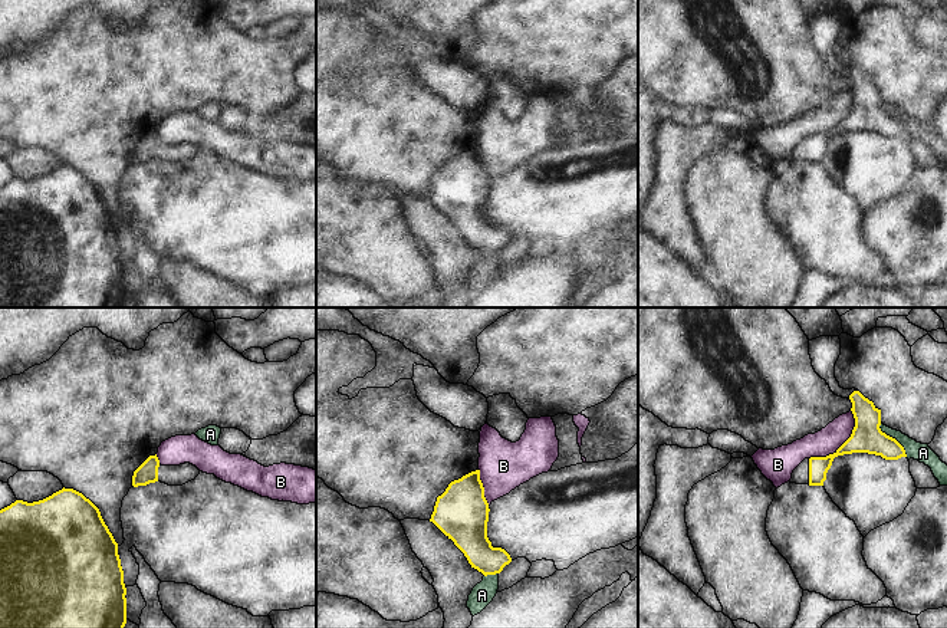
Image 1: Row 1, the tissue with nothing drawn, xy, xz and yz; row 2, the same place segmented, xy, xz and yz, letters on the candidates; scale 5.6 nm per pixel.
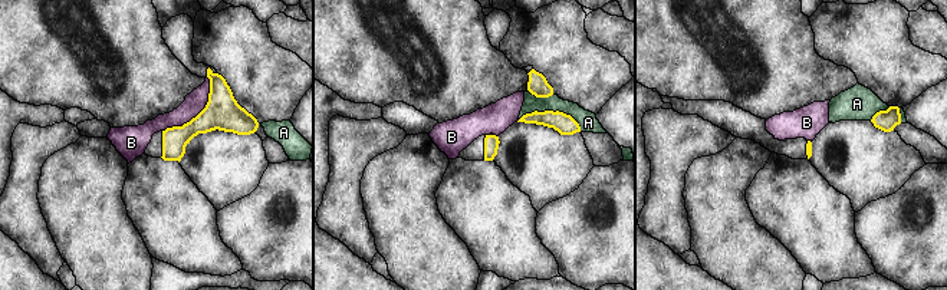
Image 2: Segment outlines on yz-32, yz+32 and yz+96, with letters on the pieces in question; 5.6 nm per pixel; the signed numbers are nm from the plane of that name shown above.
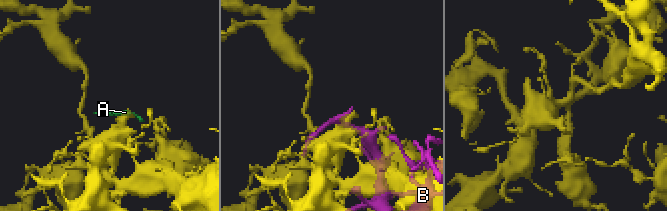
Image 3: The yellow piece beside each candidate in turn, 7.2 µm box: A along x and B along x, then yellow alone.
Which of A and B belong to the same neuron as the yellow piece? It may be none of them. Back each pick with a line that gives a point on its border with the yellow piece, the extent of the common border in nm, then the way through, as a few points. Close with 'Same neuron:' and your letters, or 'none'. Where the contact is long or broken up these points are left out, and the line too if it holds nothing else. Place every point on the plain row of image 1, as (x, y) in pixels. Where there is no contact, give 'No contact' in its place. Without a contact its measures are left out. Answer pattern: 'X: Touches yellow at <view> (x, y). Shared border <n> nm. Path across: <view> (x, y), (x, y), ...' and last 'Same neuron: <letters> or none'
Same neuron: none.

